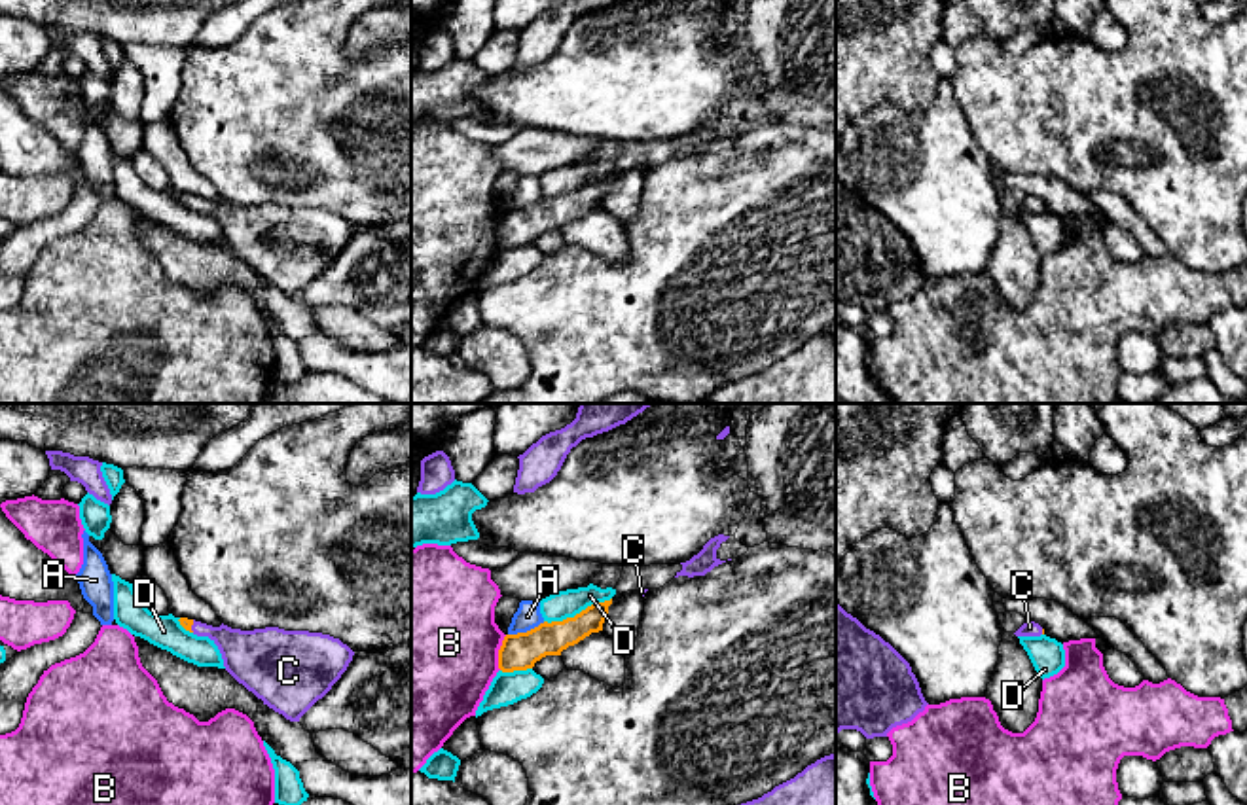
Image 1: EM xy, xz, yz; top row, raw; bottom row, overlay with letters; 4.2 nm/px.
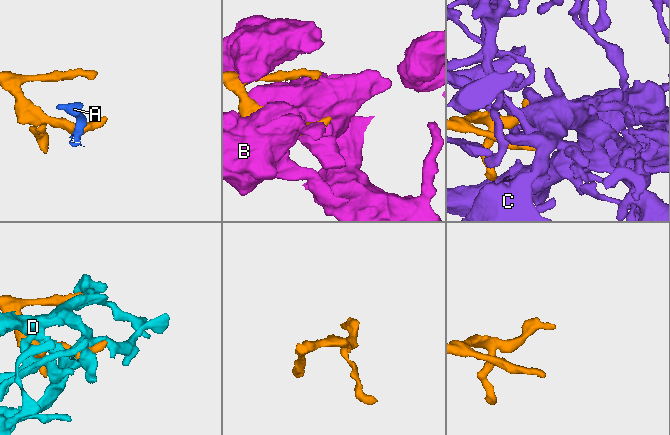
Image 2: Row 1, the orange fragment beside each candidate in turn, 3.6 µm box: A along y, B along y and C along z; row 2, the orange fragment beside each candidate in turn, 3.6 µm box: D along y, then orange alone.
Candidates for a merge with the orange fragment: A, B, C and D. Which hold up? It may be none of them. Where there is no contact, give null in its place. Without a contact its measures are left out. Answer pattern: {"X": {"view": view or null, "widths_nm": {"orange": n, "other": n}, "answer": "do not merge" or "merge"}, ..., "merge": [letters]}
{"A": {"view": "xz", "widths_nm": {"orange": 160, "other": 110}, "answer": "do not merge"}, "B": {"view": "xz", "widths_nm": {"orange": 160, "other": 500}, "answer": "do not merge"}, "C": {"view": "xy", "widths_nm": {"orange": 50, "other": 190}, "answer": "merge"}, "D": {"view": "xz", "widths_nm": {"orange": 140, "other": 120}, "answer": "do not merge"}, "merge": ["C"]}

